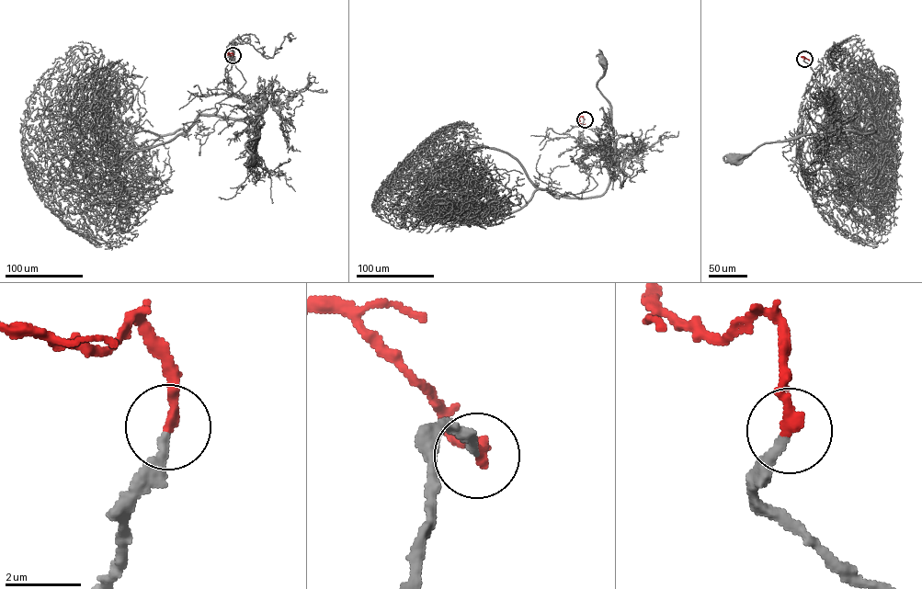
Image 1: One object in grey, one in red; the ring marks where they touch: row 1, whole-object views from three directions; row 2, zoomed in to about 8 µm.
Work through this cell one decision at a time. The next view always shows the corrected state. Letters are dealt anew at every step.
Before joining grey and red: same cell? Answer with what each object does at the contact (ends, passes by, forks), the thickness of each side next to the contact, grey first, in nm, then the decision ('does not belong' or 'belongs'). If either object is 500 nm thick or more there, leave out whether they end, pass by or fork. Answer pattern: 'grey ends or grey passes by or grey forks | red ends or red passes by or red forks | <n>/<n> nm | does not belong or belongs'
grey ends | red ends | 240/300 nm | belongs

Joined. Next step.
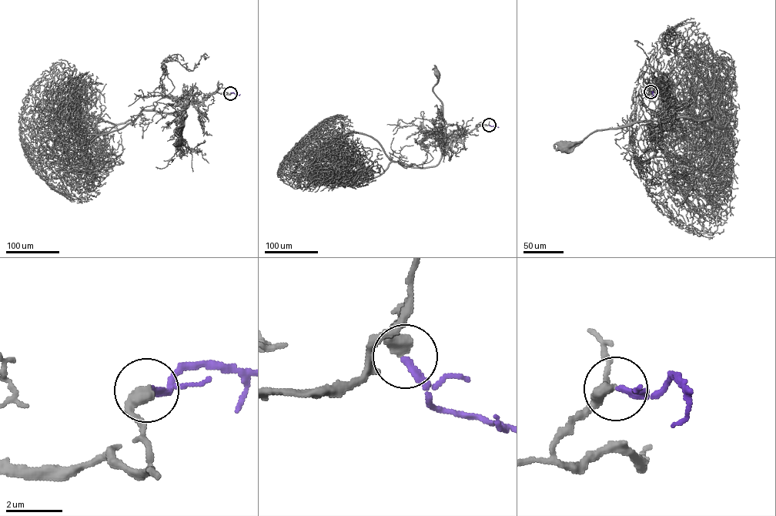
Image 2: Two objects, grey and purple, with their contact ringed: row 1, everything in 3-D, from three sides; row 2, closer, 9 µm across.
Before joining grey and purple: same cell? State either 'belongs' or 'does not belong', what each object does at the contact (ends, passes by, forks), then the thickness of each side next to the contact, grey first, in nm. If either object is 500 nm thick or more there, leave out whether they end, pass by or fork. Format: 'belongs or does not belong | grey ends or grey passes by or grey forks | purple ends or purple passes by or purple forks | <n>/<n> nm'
belongs | grey ends | purple ends | 480/220 nm

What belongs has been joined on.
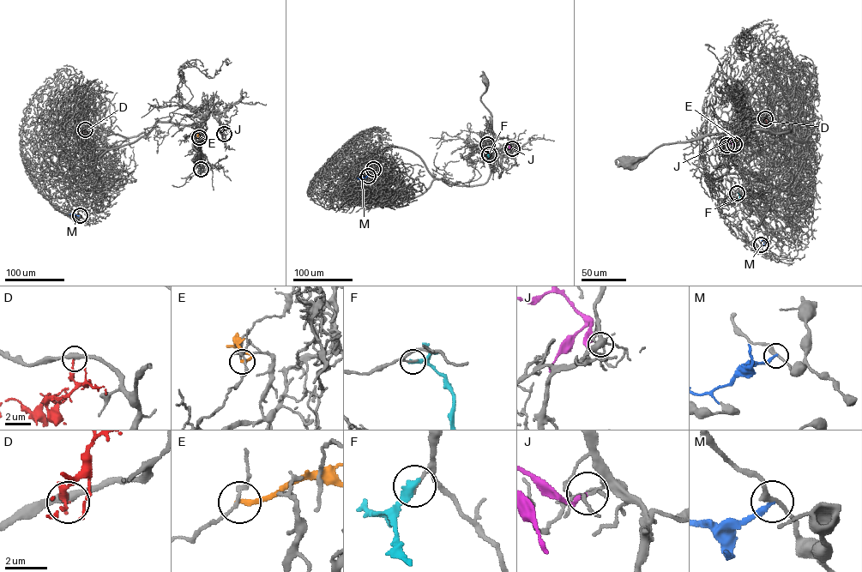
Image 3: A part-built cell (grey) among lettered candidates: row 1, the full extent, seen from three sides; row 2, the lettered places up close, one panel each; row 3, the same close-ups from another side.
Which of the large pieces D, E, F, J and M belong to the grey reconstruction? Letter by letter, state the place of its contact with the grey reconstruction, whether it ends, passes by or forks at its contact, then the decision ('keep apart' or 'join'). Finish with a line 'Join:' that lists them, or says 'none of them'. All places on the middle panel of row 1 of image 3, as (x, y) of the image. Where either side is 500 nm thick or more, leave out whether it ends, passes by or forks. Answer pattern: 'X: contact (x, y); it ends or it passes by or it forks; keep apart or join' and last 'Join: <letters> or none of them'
D: contact (373, 169); it ends; keep apart
E: contact (487, 144); it ends; keep apart
F: contact (489, 154); it ends; keep apart
J: contact (512, 148); it ends; keep apart
M: contact (368, 176); it ends; keep apart
Join: none of them

